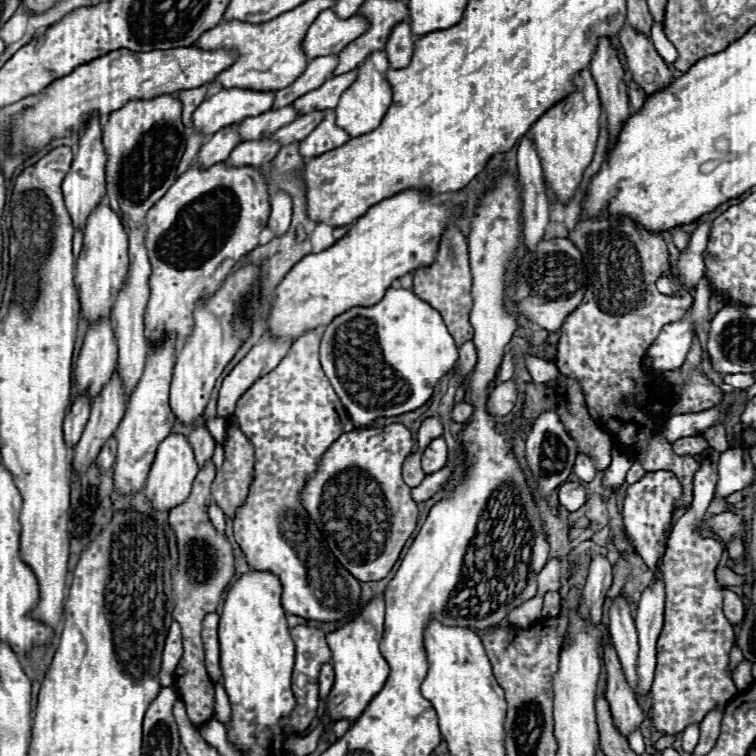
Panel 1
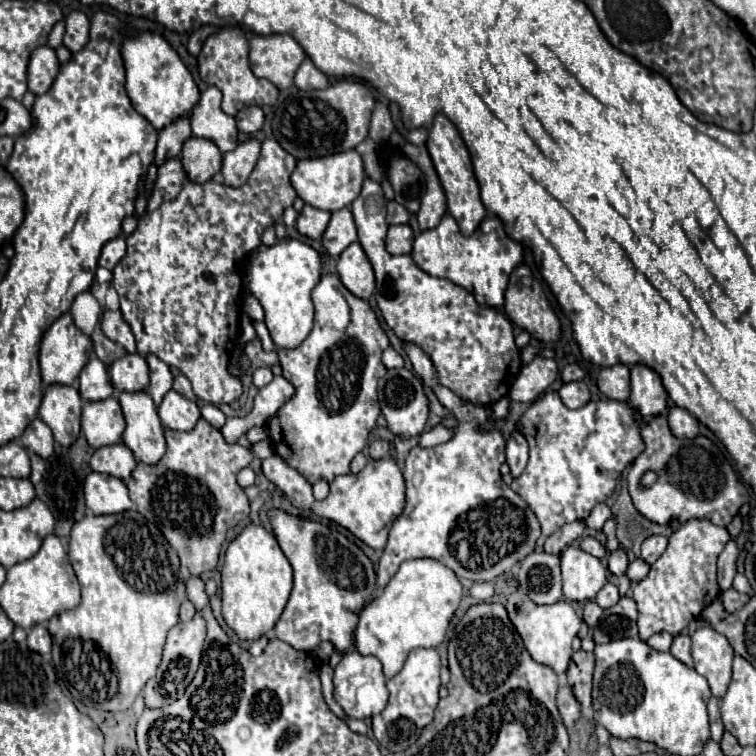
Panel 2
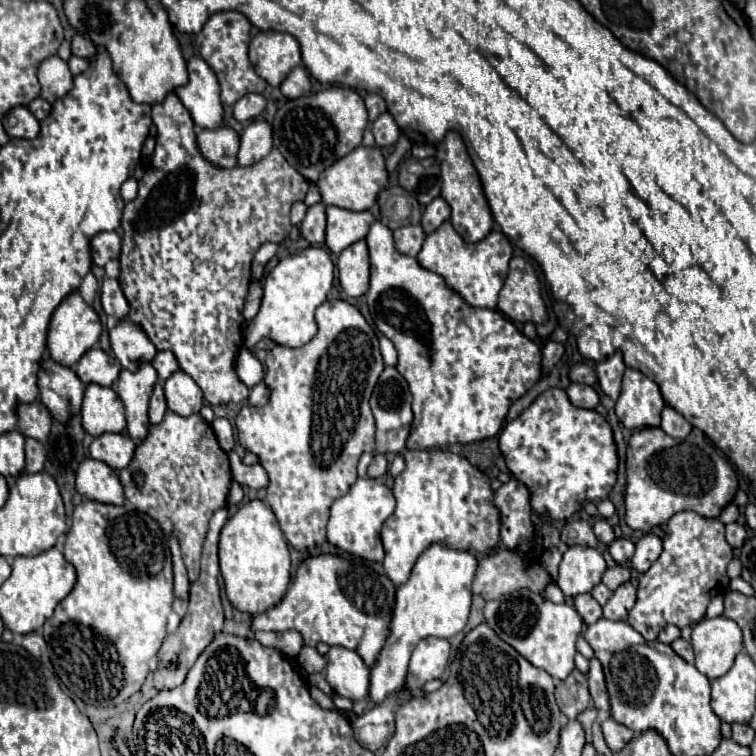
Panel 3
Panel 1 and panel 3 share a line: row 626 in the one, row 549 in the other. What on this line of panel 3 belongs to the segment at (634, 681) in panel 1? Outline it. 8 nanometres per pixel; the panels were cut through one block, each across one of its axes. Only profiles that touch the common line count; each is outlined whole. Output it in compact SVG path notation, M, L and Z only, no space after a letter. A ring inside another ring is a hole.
M616 538L616 540L610 544L608 550L610 550L614 562L626 564L626 562L632 558L632 554L634 554L634 544L632 544L632 540L628 540L628 538Z

